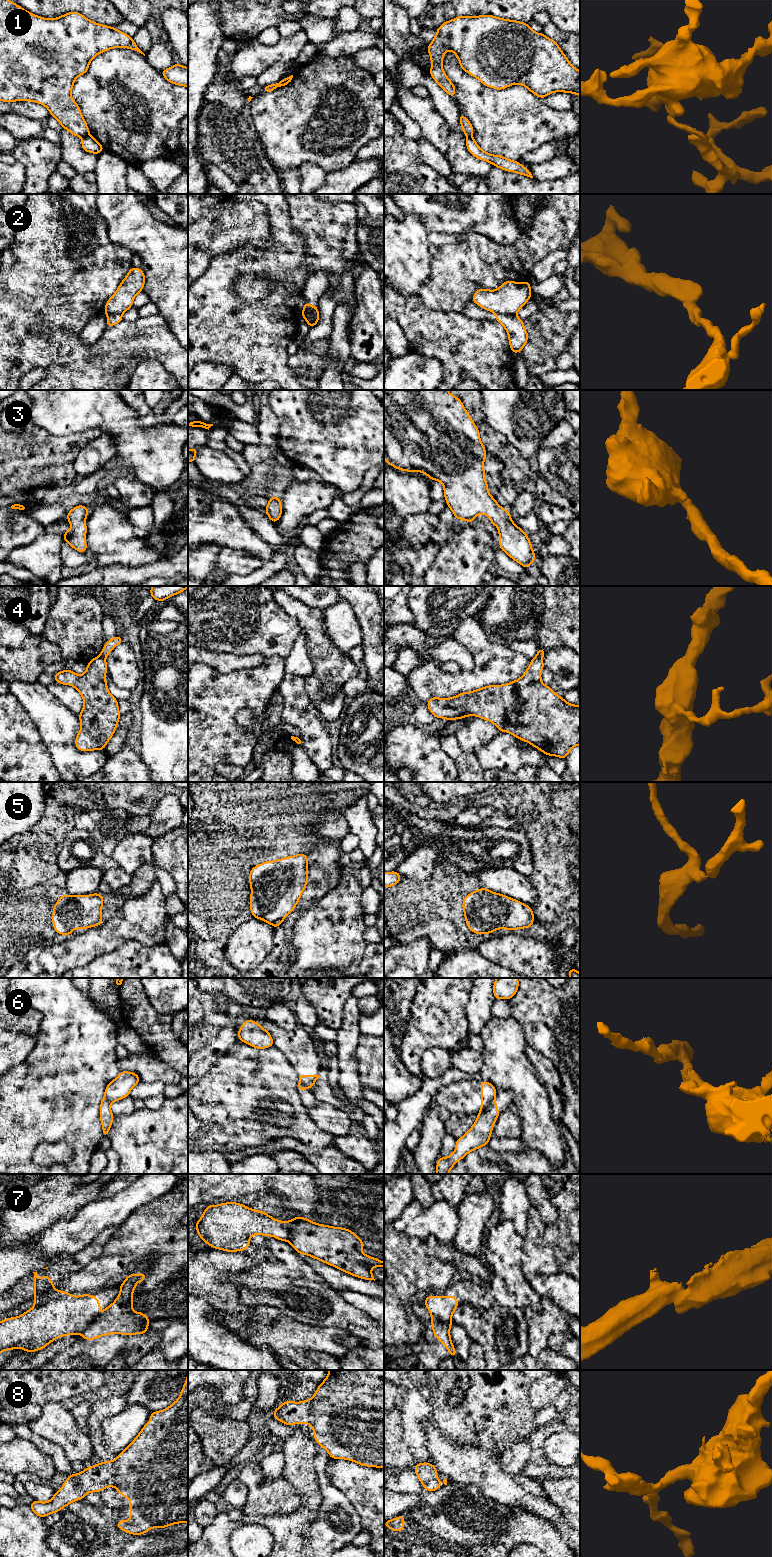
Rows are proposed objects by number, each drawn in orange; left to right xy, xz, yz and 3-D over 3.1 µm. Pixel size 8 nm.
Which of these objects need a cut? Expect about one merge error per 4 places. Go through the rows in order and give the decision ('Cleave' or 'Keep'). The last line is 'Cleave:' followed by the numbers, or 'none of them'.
1: Cleave
2: Cleave
3: Keep
4: Cleave
5: Keep
6: Cleave
7: Cleave
8: Keep
Cleave: 1, 2, 4, 6, 7

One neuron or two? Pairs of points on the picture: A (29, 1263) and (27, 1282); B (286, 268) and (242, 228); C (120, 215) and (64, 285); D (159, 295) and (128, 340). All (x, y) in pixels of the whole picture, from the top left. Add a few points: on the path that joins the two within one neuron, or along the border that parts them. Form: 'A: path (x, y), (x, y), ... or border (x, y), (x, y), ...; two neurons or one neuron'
A: border (33, 1272), (23, 1276), (10, 1288); two neurons
B: border (274, 242), (268, 252); two neurons
C: border (97, 209), (106, 223), (108, 237), (124, 247); two neurons
D: border (158, 313), (172, 332); two neurons

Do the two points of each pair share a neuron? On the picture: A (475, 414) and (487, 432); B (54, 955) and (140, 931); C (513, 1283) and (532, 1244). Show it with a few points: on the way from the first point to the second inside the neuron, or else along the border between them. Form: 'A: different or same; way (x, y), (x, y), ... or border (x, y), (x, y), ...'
A: same; way (478, 418), (483, 428)
B: same; way (75, 952), (119, 931)
C: different; border (523, 1242), (522, 1273), (529, 1282)

